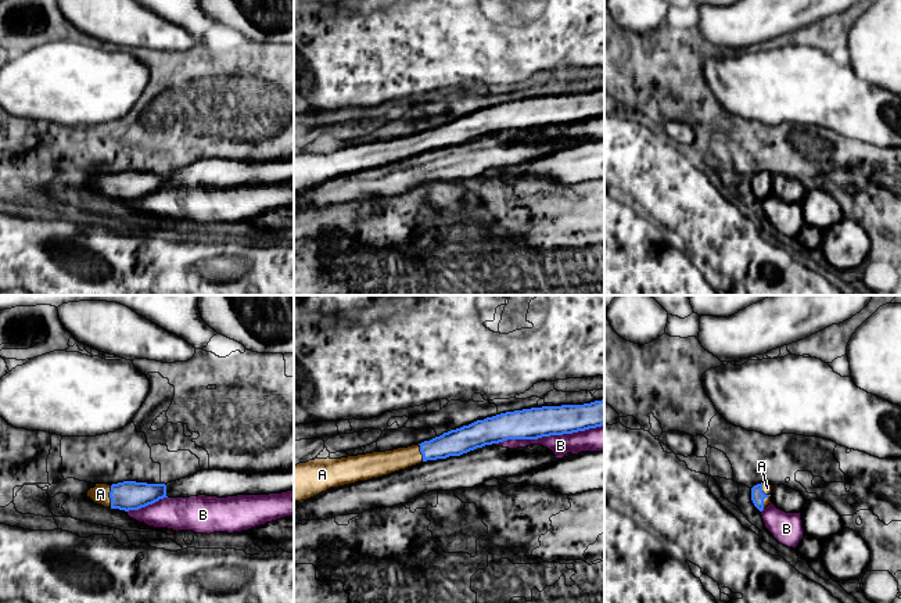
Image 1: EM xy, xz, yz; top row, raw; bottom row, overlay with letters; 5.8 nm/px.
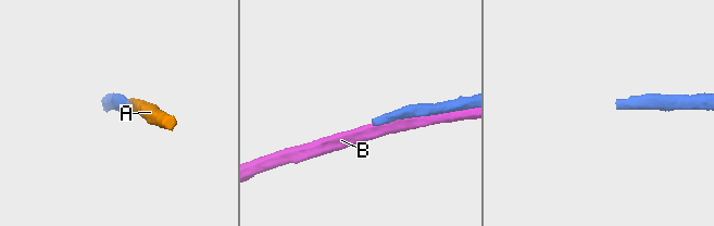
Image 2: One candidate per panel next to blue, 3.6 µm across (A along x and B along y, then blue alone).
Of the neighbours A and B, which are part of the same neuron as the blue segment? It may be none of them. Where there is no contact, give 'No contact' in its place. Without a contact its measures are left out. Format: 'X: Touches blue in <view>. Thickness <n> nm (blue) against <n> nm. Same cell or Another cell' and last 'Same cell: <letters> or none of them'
A: Touches blue in xy. Thickness 180 nm (blue) against 110 nm. Same cell
B: Touches blue in xz. Thickness 180 nm (blue) against 130 nm. Another cell
Same cell: A

